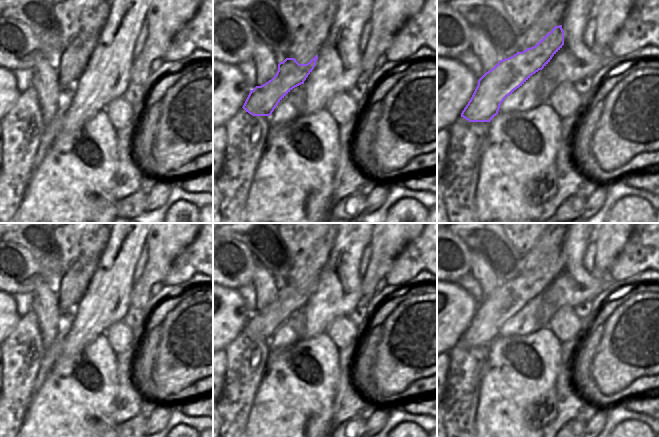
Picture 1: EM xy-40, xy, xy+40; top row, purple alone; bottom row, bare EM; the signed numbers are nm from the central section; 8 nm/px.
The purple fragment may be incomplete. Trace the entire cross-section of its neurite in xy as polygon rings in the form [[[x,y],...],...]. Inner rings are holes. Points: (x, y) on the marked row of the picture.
[[[318,55],[307,64],[299,64],[295,58],[286,58],[278,64],[278,71],[271,80],[250,90],[242,108],[253,116],[270,116],[293,88],[304,84],[317,59]]]

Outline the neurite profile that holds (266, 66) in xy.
[[[256,38],[252,60],[256,65],[256,86],[265,84],[276,75],[278,64],[274,53],[268,45],[259,38]]]

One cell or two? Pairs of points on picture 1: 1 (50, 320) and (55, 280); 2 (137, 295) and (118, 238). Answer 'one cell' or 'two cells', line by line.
1: two cells
2: two cells

